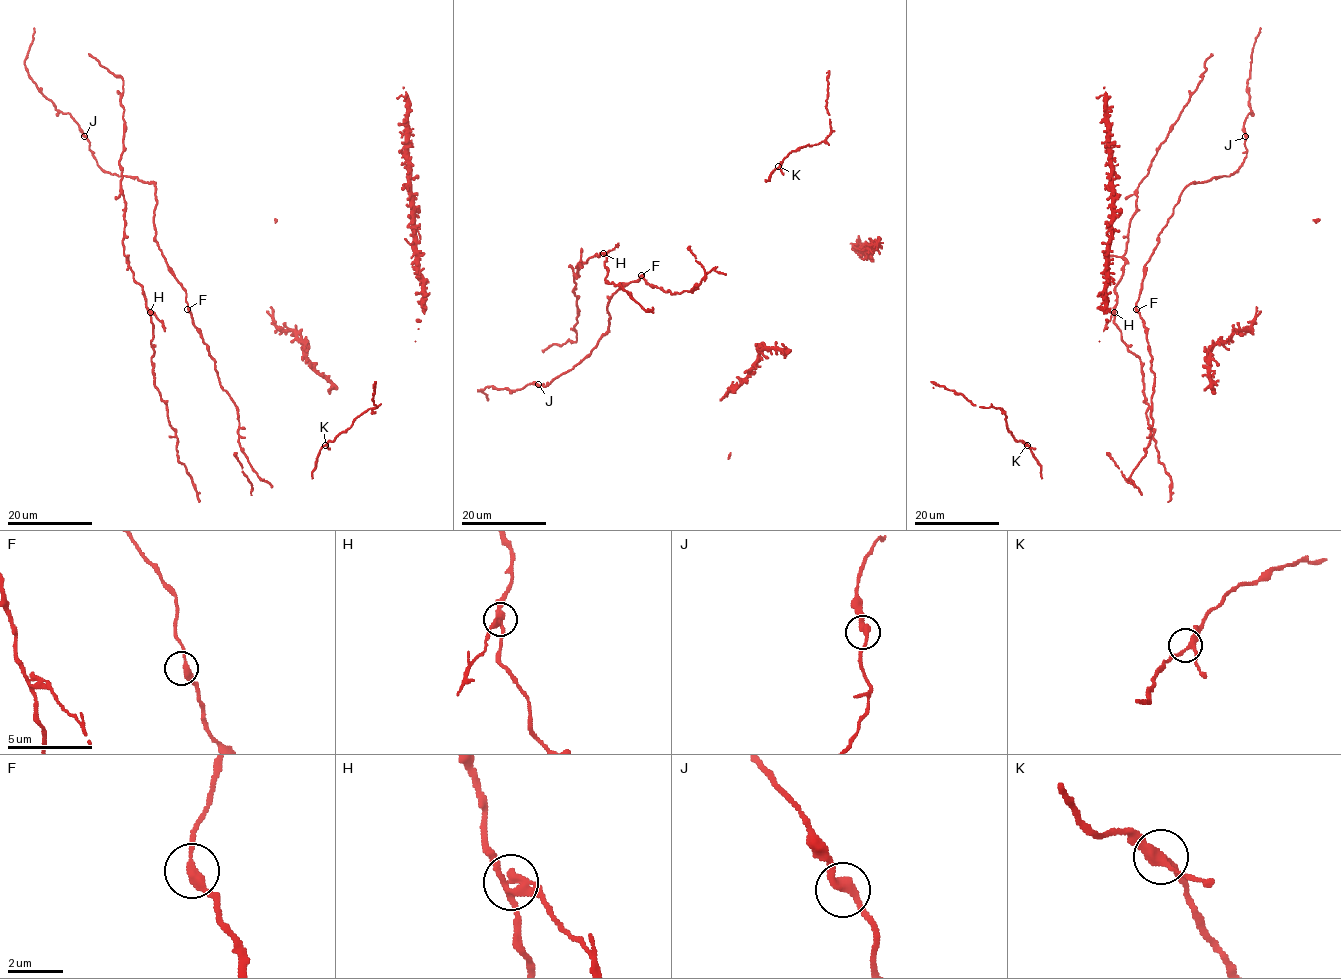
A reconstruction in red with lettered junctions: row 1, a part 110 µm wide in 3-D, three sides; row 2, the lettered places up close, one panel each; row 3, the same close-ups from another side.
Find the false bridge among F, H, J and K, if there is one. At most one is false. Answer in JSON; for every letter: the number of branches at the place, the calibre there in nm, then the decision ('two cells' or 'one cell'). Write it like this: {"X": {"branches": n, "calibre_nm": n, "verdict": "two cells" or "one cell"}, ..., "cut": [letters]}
{"F": {"branches": 2, "calibre_nm": 280, "verdict": "one cell"}, "H": {"branches": 3, "calibre_nm": 280, "verdict": "two cells"}, "J": {"branches": 2, "calibre_nm": 320, "verdict": "one cell"}, "K": {"branches": 3, "calibre_nm": 280, "verdict": "one cell"}, "cut": ["H"]}

